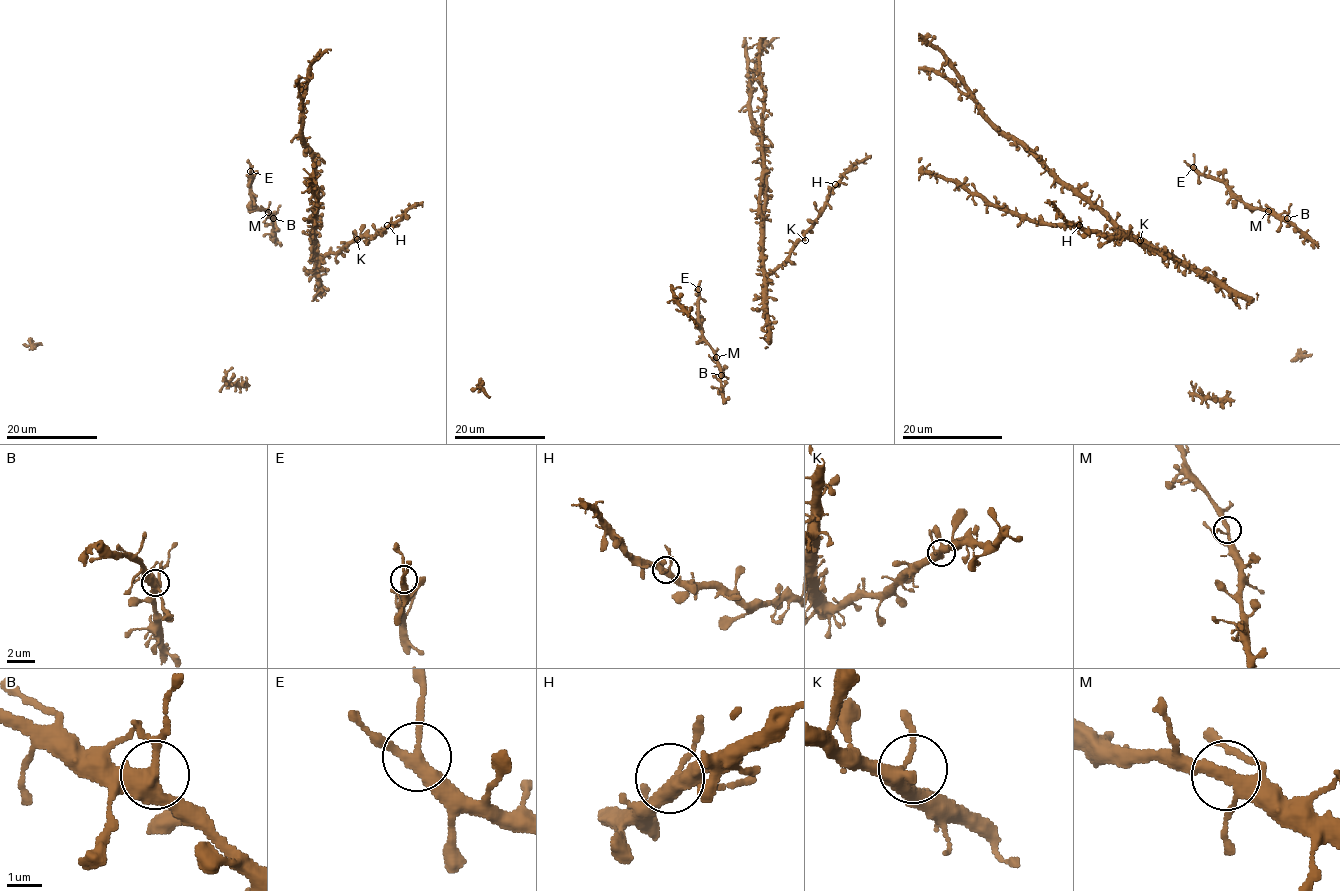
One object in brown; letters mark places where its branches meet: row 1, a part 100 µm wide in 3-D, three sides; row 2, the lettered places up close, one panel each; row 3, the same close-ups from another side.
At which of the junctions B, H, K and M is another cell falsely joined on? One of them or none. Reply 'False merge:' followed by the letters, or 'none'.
False merge: none

